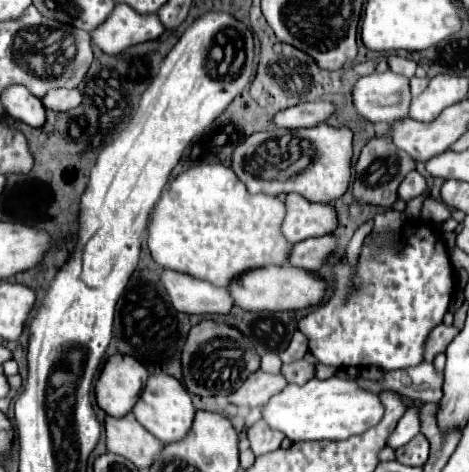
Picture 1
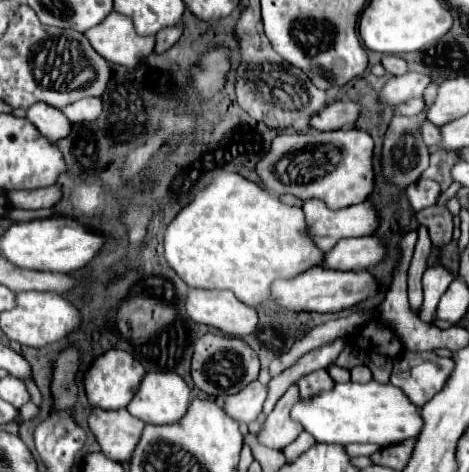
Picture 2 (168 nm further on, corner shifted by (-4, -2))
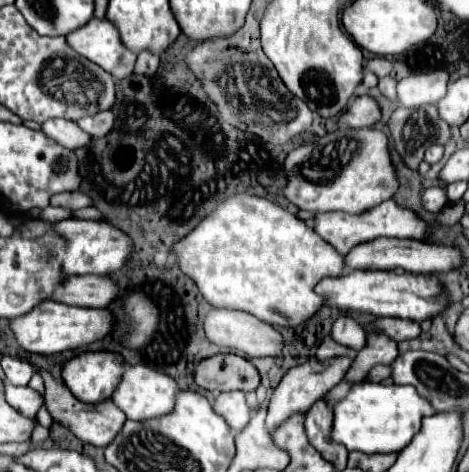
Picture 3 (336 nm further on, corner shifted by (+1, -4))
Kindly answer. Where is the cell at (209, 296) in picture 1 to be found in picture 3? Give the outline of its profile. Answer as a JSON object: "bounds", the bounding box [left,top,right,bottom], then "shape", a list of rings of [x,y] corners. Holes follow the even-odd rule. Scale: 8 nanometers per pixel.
{"bounds":[203,309,283,357],"shape":[[[211,309],[207,315],[205,315],[205,321],[203,321],[203,329],[205,329],[205,335],[219,347],[227,349],[227,351],[235,351],[243,357],[275,357],[281,353],[281,347],[283,347],[283,337],[279,331],[275,331],[269,323],[253,317],[251,313],[245,313],[245,311],[235,311],[235,309]]]}

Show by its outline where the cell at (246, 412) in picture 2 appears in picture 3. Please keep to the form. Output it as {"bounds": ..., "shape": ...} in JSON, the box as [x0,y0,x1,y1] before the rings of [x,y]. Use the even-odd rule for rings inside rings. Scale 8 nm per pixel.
{"bounds":[213,391,253,429],"shape":[[[229,391],[229,393],[219,393],[215,397],[213,409],[225,417],[225,421],[229,423],[231,429],[243,429],[249,419],[253,409],[247,405],[245,393],[243,391]]]}

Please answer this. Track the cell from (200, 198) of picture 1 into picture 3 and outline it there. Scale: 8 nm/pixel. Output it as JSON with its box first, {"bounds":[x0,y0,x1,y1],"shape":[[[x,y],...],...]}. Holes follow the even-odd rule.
{"bounds":[171,193,343,327],"shape":[[[235,193],[227,197],[227,201],[221,201],[211,217],[201,219],[187,237],[171,247],[171,255],[175,257],[177,267],[193,279],[203,299],[213,307],[247,311],[265,323],[283,327],[297,327],[323,305],[323,297],[313,291],[323,277],[343,275],[343,257],[323,241],[315,229],[279,205],[249,193]]]}

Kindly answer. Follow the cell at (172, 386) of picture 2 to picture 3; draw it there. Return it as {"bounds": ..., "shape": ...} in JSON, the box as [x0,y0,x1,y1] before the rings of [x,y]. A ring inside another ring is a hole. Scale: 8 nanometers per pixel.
{"bounds":[111,365,179,421],"shape":[[[135,365],[135,367],[127,367],[111,401],[127,415],[127,419],[145,421],[145,419],[155,419],[155,417],[163,417],[163,415],[171,413],[171,409],[175,407],[177,391],[179,391],[177,383],[171,377],[167,377],[165,373],[159,373],[145,365]]]}

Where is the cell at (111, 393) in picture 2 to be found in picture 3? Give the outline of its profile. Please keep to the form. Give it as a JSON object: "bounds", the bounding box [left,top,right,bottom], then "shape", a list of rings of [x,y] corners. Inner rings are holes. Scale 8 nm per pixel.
{"bounds":[63,351,125,403],"shape":[[[111,351],[77,353],[63,365],[63,381],[83,403],[103,403],[113,397],[125,373],[125,359]]]}

